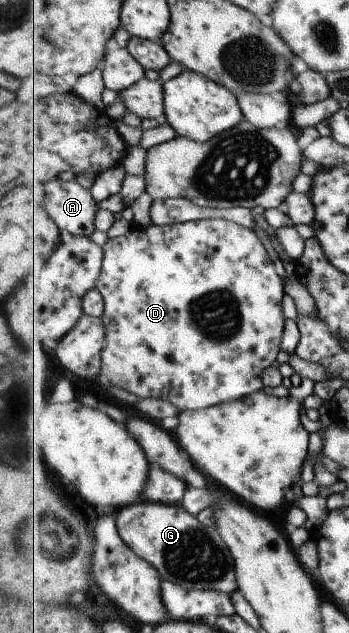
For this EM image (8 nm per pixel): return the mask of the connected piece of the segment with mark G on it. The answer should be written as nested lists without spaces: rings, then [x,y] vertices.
[[[145,499],[116,512],[119,534],[140,557],[158,568],[166,581],[187,590],[229,593],[239,589],[235,559],[222,534],[201,524],[180,505],[151,503]]]

